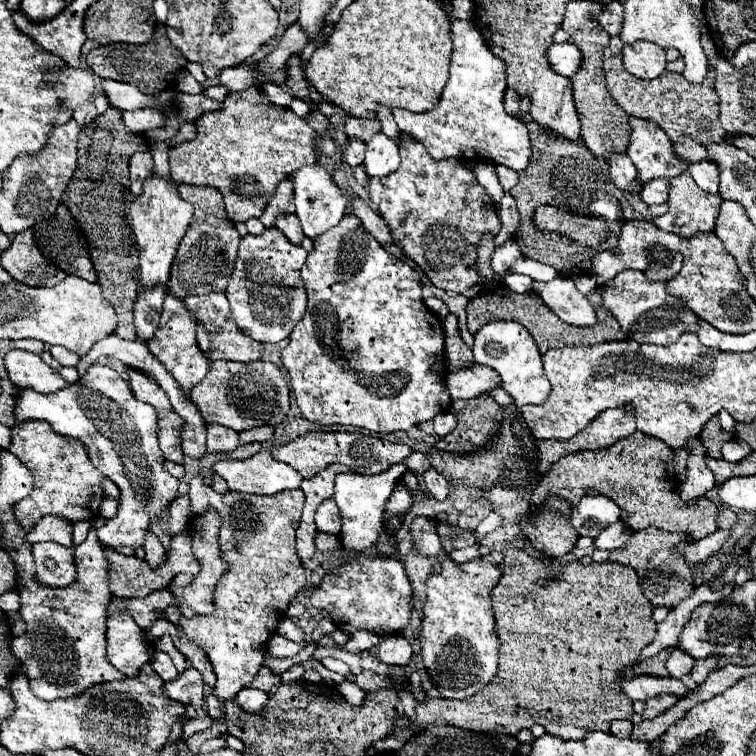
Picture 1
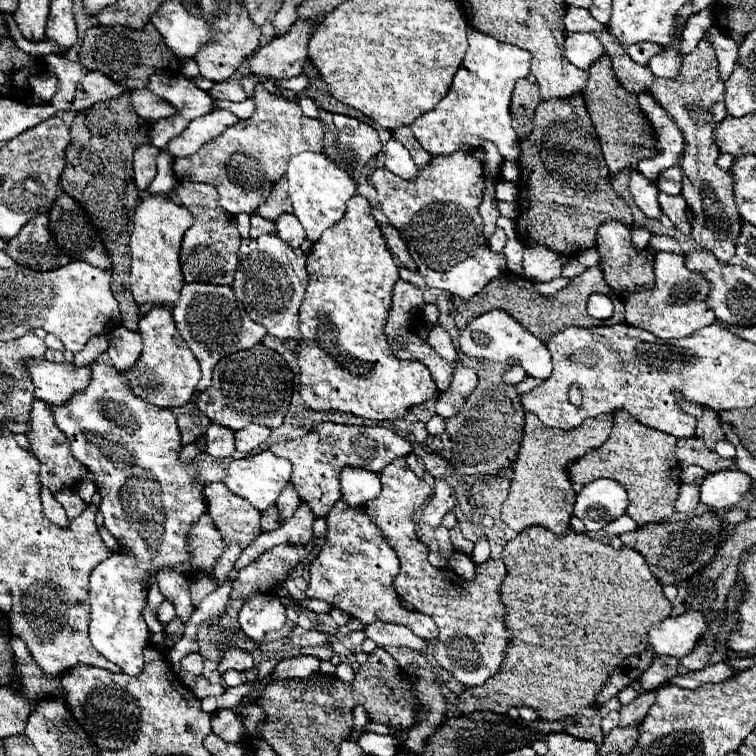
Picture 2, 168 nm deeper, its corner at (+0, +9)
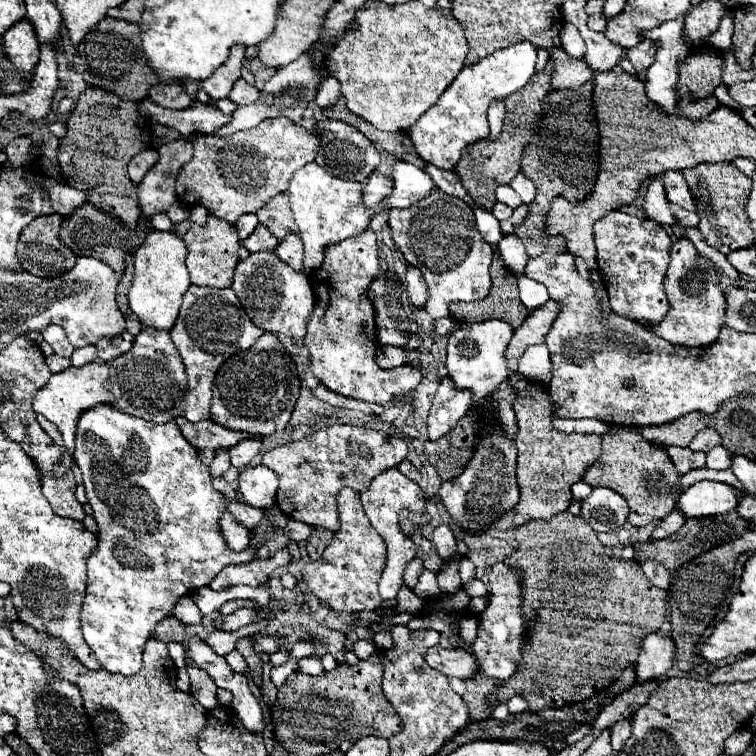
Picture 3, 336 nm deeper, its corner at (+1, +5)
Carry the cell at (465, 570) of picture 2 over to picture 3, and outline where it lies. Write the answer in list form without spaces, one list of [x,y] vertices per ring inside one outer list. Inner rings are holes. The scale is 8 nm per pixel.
[[[472,579],[464,589],[464,593],[468,593],[470,597],[486,597],[488,591],[486,591],[486,585],[480,581],[480,579]]]

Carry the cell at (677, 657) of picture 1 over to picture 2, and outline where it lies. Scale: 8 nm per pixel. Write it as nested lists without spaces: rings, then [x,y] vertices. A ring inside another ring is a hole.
[[[655,657],[653,665],[639,679],[639,689],[641,691],[657,689],[661,683],[665,683],[673,675],[677,675],[677,665],[679,665],[677,657]]]

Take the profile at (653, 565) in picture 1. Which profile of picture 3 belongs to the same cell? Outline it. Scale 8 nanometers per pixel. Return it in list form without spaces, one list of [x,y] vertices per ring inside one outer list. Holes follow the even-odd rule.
[[[736,511],[724,513],[724,515],[716,515],[716,517],[698,517],[698,519],[686,519],[686,523],[680,527],[680,531],[676,531],[672,537],[666,537],[662,541],[648,541],[642,545],[634,545],[636,549],[636,561],[644,563],[648,559],[664,563],[668,571],[676,571],[680,565],[684,565],[686,561],[718,547],[724,545],[736,537],[740,537],[746,529],[750,527],[750,521],[744,521]]]

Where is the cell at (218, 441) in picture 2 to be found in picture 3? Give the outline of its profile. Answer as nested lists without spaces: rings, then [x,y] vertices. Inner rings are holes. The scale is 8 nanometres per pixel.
[[[218,449],[218,455],[214,457],[212,465],[210,465],[210,475],[212,477],[222,477],[230,467],[230,457],[228,457],[228,449]]]

